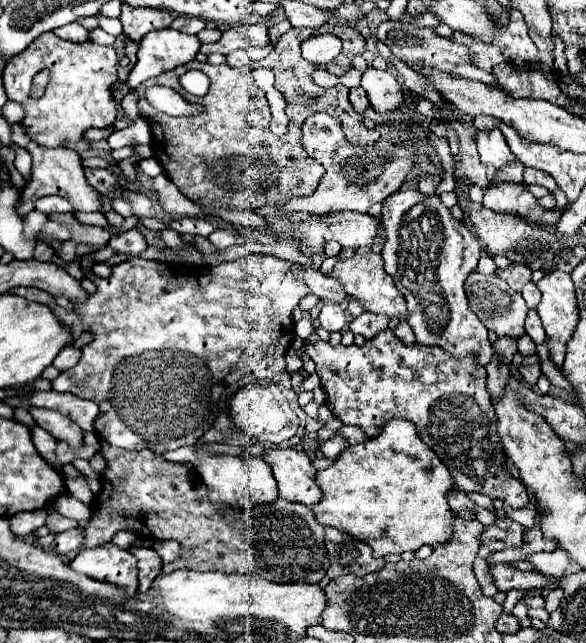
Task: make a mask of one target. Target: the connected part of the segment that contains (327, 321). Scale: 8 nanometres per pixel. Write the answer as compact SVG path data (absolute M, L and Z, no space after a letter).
M326 303L322 309L320 309L320 315L318 315L318 321L320 325L326 329L326 331L342 331L342 327L346 325L346 315L344 315L344 309L342 305L338 303Z

